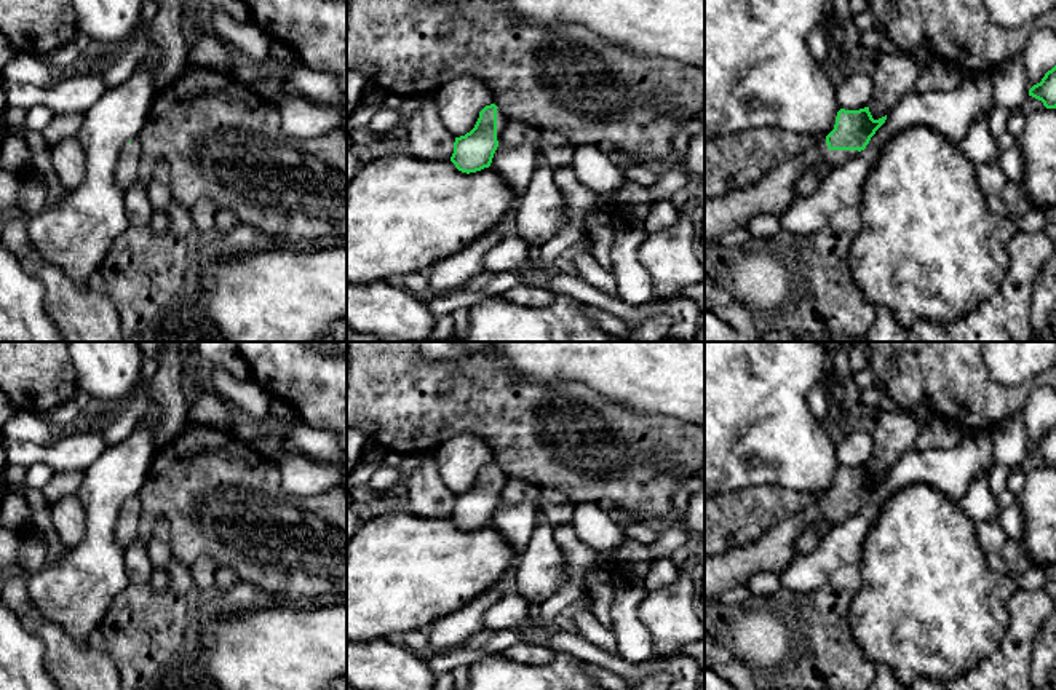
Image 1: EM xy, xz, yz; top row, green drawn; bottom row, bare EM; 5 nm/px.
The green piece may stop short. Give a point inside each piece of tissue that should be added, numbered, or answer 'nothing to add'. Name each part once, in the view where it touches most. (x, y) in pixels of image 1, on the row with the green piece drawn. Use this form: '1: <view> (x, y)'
nothing to add

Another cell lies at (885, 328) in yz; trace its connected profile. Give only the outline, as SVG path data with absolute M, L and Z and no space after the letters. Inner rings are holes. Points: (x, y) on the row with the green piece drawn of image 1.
M877 308L872 326L866 331L864 342L907 342L909 329L898 324L893 313L887 308Z

